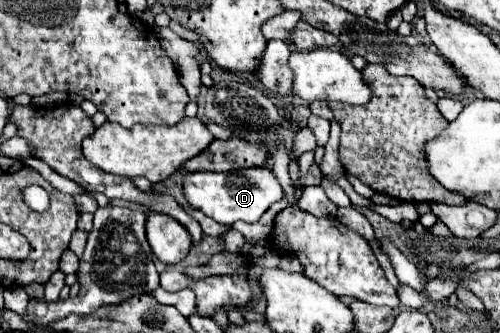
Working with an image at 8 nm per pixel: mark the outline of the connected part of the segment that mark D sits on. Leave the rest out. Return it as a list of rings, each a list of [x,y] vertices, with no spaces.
[[[240,169],[230,173],[196,171],[186,173],[184,177],[184,197],[190,207],[202,211],[222,225],[232,225],[240,219],[246,223],[254,223],[272,203],[280,201],[282,195],[284,191],[270,169]]]

